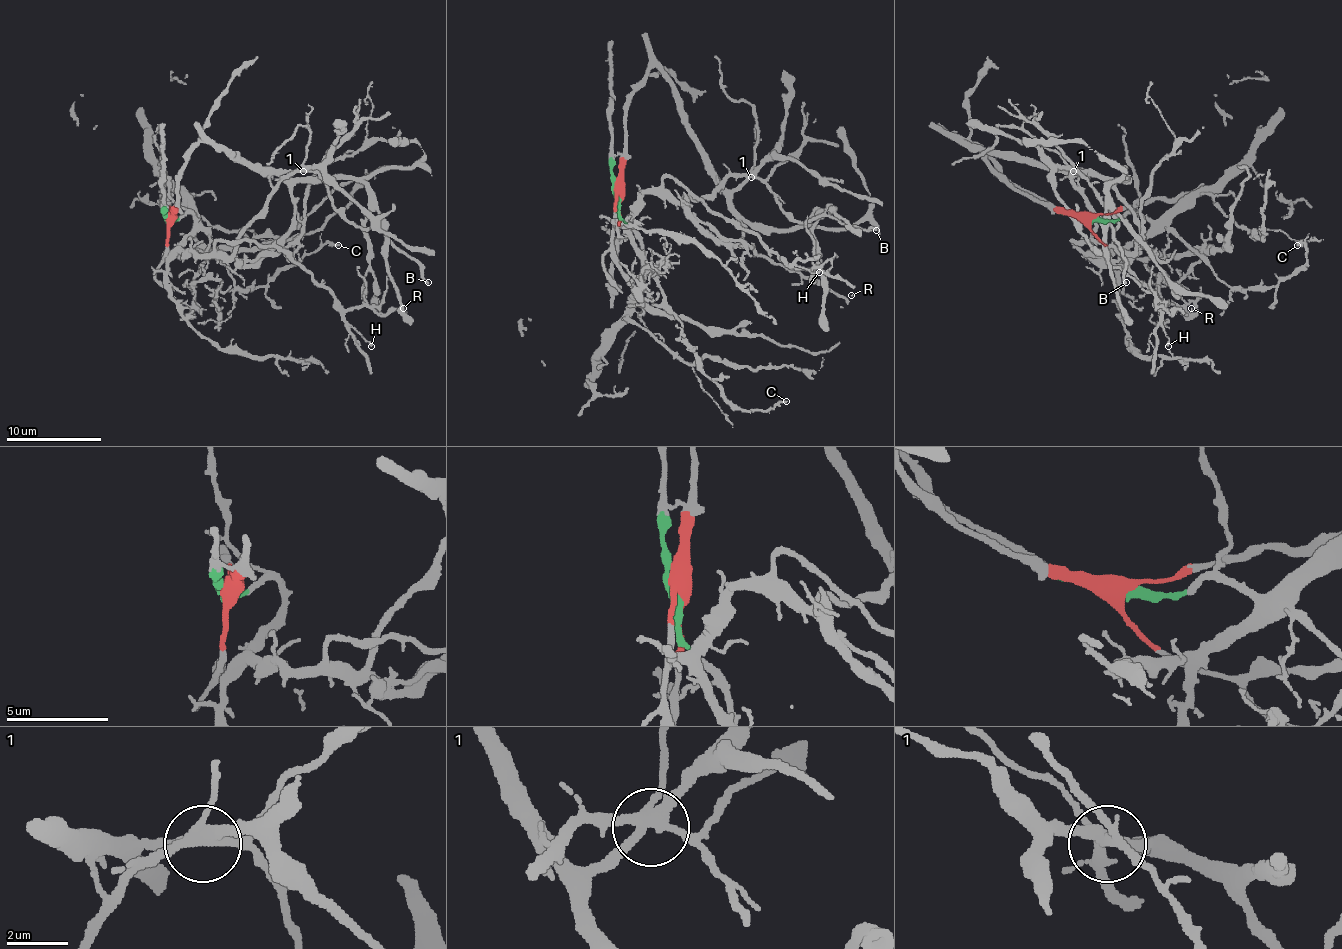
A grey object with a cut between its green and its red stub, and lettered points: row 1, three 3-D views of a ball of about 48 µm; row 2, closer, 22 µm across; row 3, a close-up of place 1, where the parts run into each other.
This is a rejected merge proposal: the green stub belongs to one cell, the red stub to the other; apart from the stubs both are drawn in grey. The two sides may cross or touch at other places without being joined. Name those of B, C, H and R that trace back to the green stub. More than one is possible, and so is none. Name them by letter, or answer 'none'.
B, C, H, R

